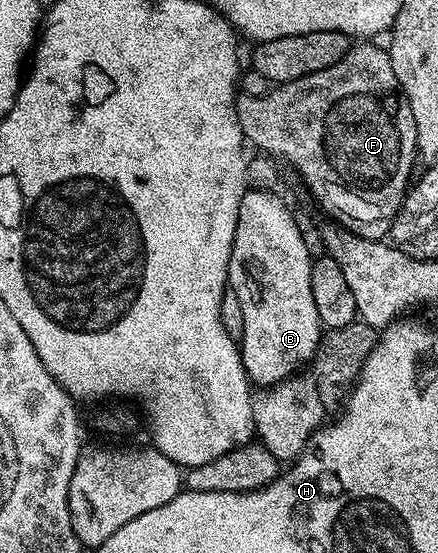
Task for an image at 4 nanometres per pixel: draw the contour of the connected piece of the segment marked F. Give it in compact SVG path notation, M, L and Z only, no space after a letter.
M360 42L357 44L360 45L357 48L356 45L349 47L347 54L342 58L338 58L338 62L334 62L334 66L326 66L326 70L318 70L297 80L269 87L268 92L261 96L237 95L236 113L238 114L238 126L242 126L244 131L245 141L251 147L252 144L256 147L253 149L259 150L277 161L283 162L285 160L304 179L304 184L312 191L313 198L332 215L329 217L333 221L344 226L351 226L360 234L380 234L383 228L385 231L385 222L390 222L396 217L396 212L400 209L400 204L404 200L404 194L413 179L412 163L418 160L416 127L414 126L414 116L410 114L410 106L404 101L404 93L400 91L400 83L394 74L394 66L390 62L387 51L381 45L379 48L376 42Z

